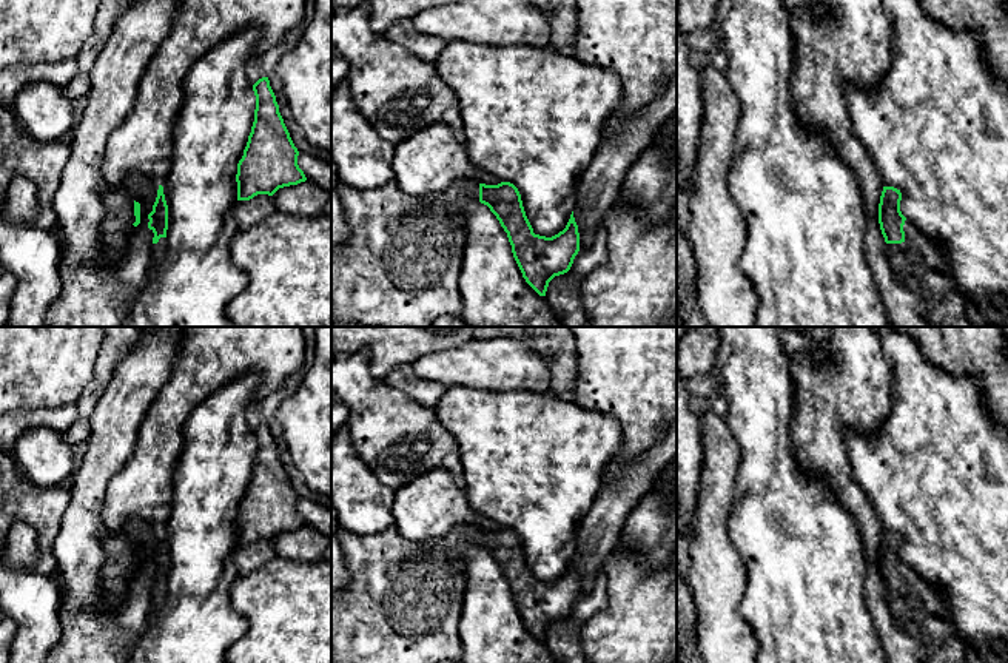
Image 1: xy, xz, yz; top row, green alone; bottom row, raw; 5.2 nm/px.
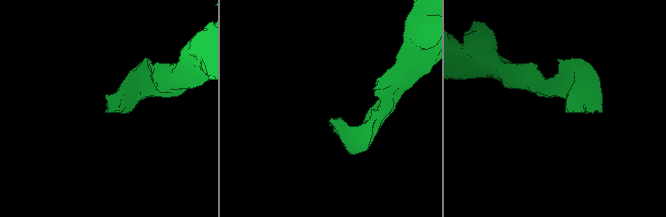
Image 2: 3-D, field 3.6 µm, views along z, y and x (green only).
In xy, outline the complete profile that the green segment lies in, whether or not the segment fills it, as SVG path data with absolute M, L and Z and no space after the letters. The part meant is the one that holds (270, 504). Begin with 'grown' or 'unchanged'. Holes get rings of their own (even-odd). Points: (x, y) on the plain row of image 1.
unchanged; M268 422L259 424L253 436L254 467L237 509L237 546L250 546L257 540L273 541L279 533L307 526L297 510L299 496L279 458Z

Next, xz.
grown; M458 524L441 540L433 540L428 543L415 543L415 541L405 540L396 526L387 527L376 535L356 535L356 533L350 533L348 530L339 527L338 541L344 552L344 563L350 572L350 581L341 591L331 591L331 663L439 663L442 660L461 661L462 640L459 637L459 620L461 620L462 600L464 600L464 591L465 591L465 577L456 567L459 561L462 560L462 550L465 544L479 546L481 549L487 550L490 557L496 561L501 572L507 578L509 587L512 591L513 603L522 618L522 623L539 641L546 641L549 628L555 621L564 620L570 615L573 604L580 597L580 578L578 578L578 570L573 563L573 557L570 560L570 564L566 574L559 577L558 580L552 583L535 580L526 561L521 540L518 533L510 527L501 527L498 530L486 530L476 526L470 526L470 524Z

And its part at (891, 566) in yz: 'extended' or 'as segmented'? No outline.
extended

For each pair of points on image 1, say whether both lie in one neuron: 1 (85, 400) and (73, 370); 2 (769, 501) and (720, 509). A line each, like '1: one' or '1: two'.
1: two
2: two

